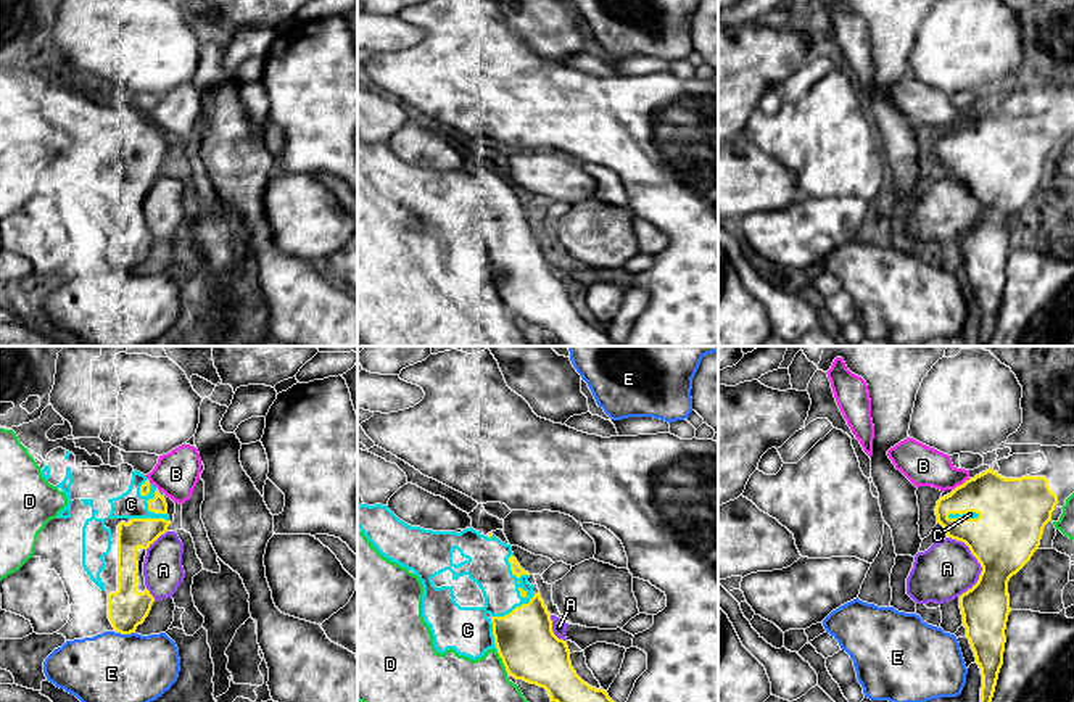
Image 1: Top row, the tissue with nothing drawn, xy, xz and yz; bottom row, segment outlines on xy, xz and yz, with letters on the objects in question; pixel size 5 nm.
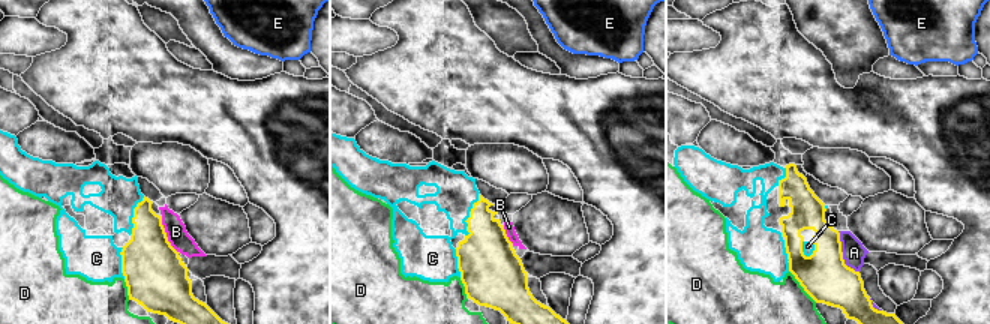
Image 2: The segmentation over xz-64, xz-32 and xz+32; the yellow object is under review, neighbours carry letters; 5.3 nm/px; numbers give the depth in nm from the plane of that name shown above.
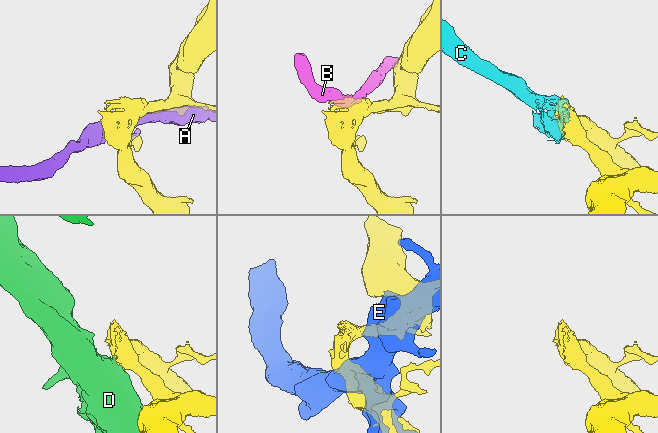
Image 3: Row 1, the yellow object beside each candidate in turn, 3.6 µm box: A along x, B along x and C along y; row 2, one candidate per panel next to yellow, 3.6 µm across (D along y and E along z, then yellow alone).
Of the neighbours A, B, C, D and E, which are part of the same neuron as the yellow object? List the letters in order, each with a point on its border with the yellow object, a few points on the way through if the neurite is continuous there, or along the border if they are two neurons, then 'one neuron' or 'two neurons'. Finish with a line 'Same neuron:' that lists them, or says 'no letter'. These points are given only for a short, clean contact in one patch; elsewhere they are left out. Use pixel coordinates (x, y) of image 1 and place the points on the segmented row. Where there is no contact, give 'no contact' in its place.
A: contact yz (979, 562); two neurons
B: contact yz (963, 483); two neurons
C: contact xz (498, 617); one neuron
D: contact xz (503, 662); two neurons
E: contact xy (126, 633); two neurons
Same neuron: C

